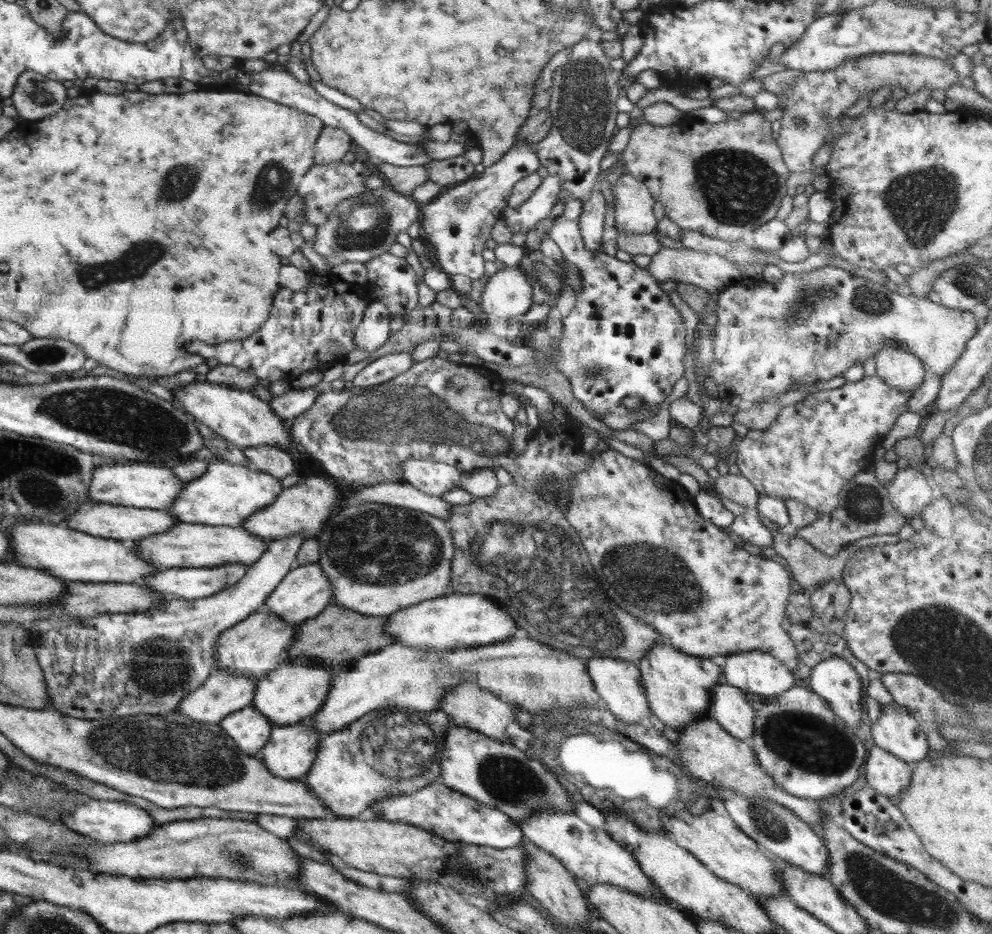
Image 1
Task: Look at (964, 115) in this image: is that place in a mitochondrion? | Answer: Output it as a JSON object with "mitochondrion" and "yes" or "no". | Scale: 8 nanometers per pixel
{"mitochondrion":"no"}

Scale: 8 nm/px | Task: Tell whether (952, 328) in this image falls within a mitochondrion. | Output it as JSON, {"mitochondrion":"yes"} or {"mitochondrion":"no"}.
{"mitochondrion":"no"}

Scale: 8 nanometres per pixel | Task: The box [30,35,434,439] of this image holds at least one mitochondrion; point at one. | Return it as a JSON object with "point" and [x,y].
{"point":[138,258]}

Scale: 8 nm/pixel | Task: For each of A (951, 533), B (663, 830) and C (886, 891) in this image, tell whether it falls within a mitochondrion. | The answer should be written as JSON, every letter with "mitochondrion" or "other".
{"A":"other","B":"other","C":"mitochondrion"}

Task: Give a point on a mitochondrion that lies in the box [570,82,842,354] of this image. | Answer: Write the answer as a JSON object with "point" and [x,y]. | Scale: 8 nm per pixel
{"point":[738,187]}

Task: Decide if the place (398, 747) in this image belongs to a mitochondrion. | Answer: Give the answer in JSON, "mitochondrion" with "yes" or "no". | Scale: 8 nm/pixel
{"mitochondrion":"yes"}

